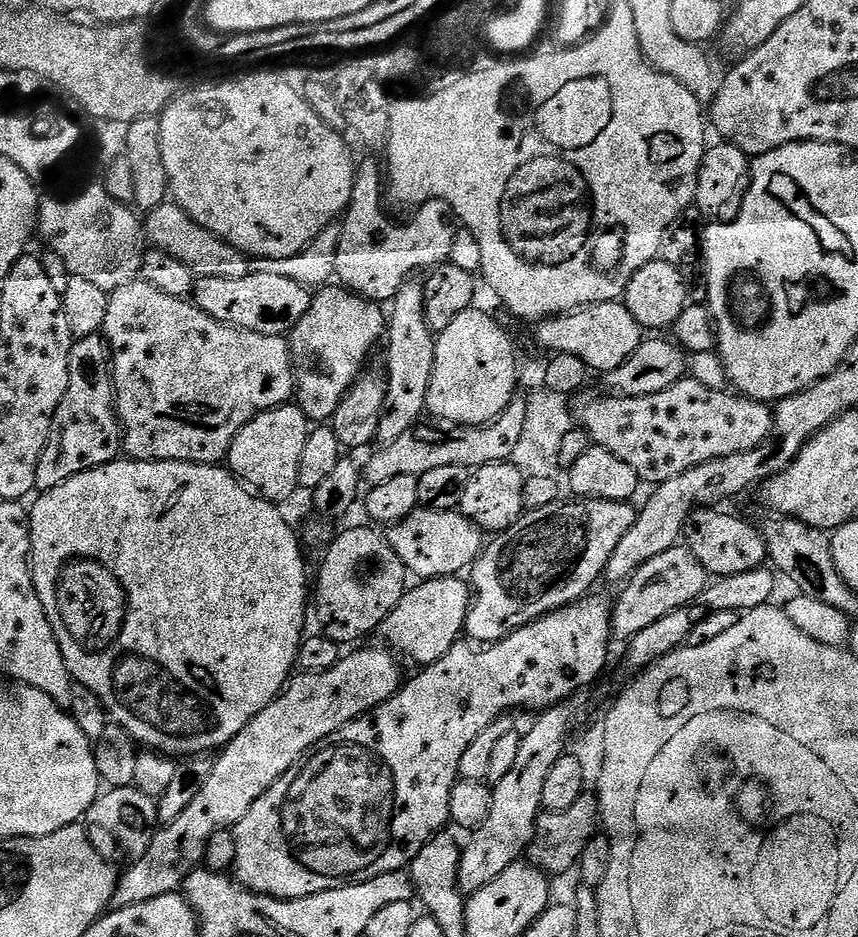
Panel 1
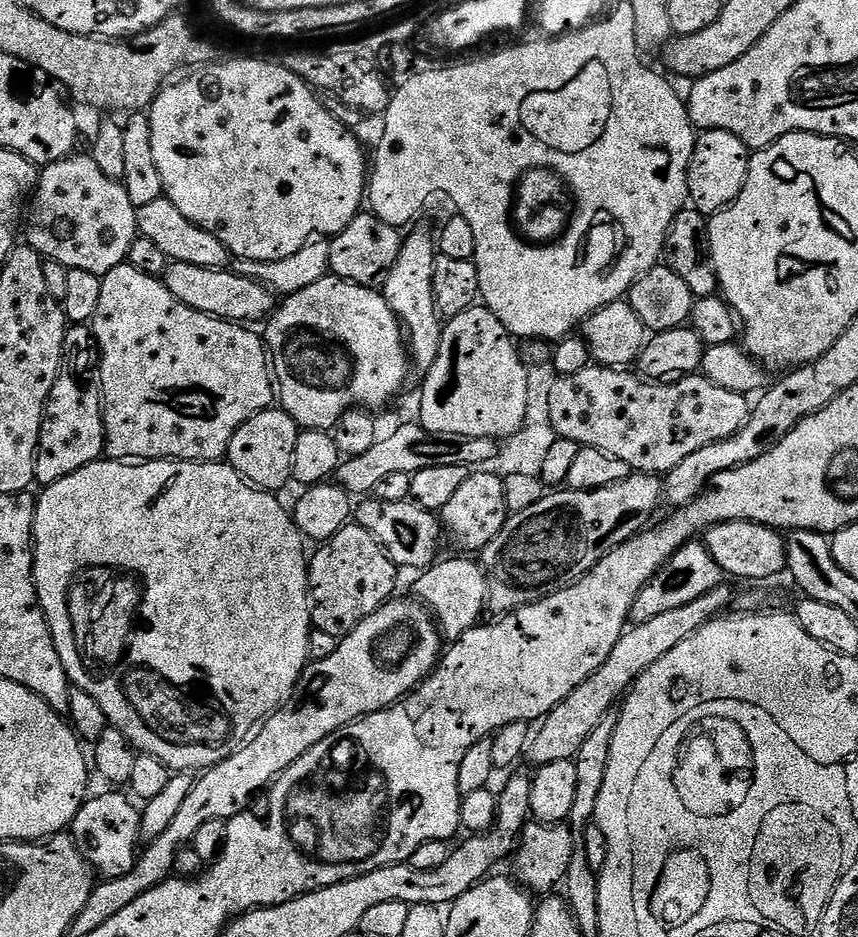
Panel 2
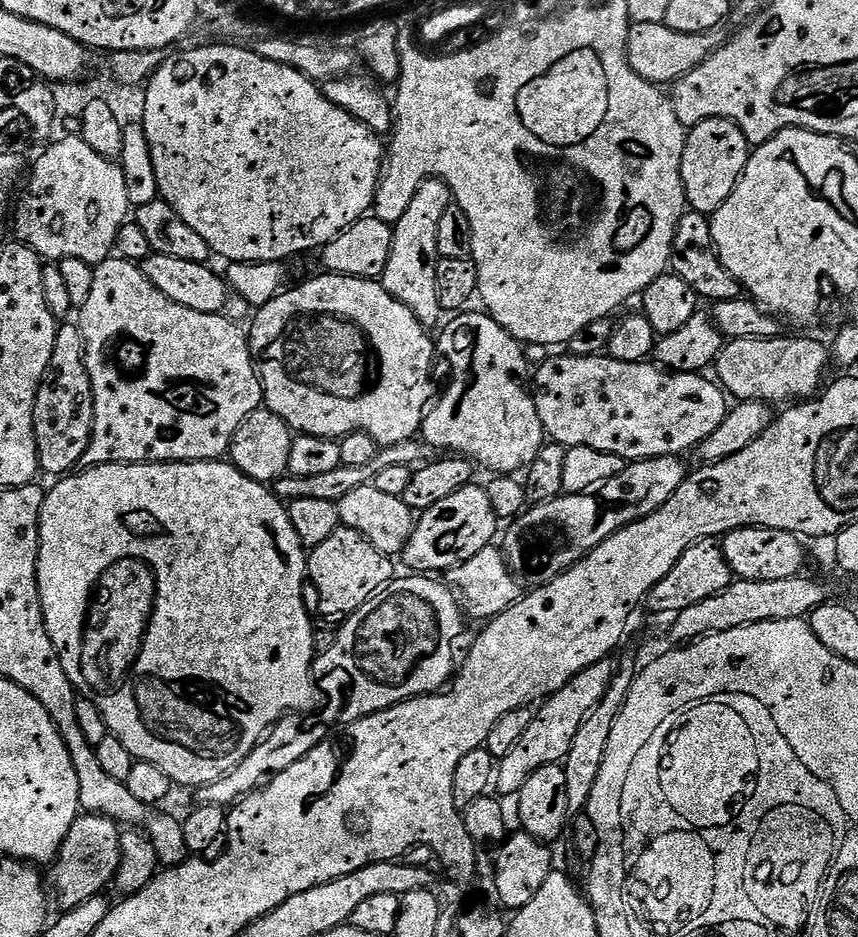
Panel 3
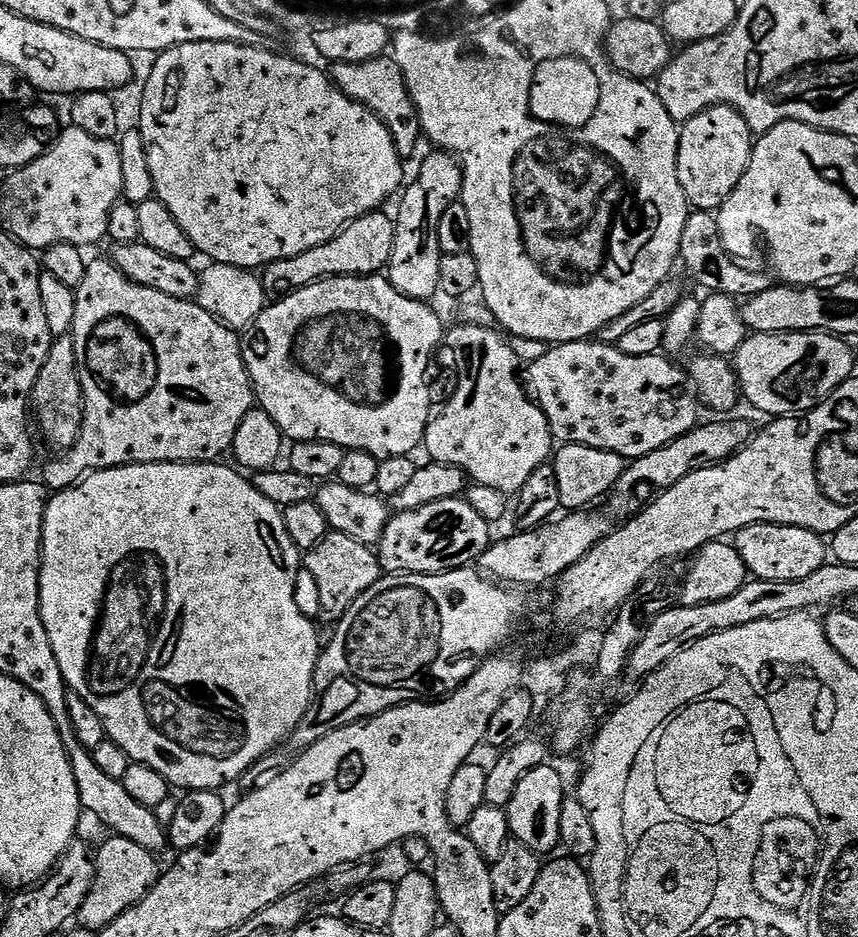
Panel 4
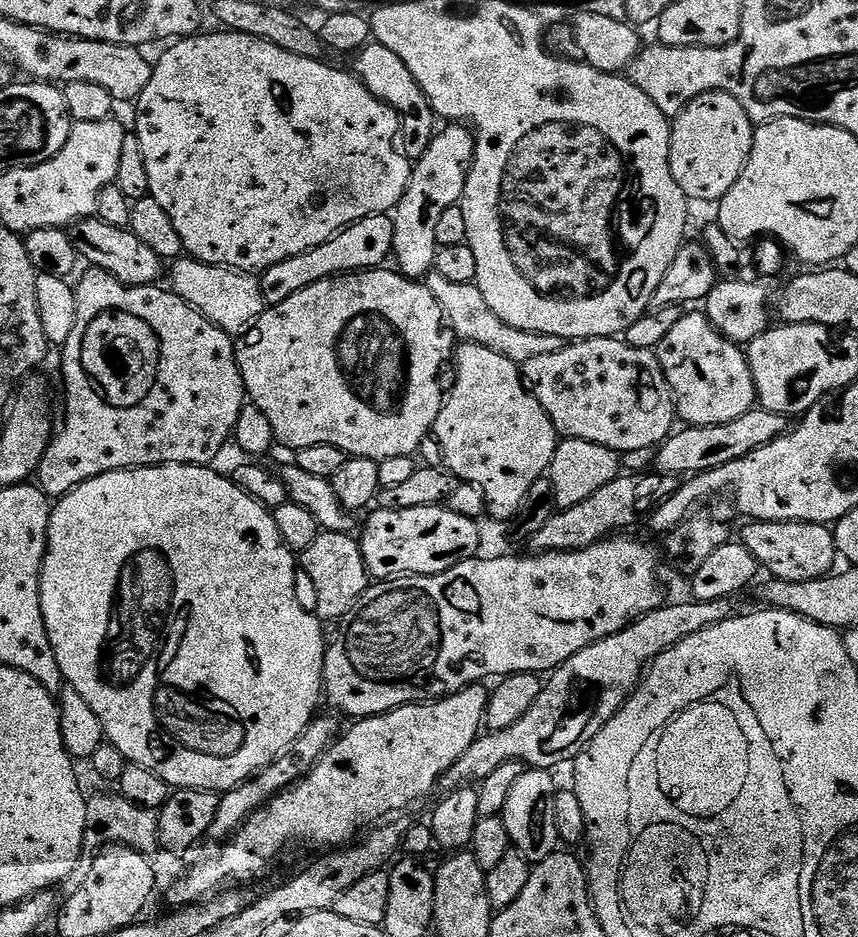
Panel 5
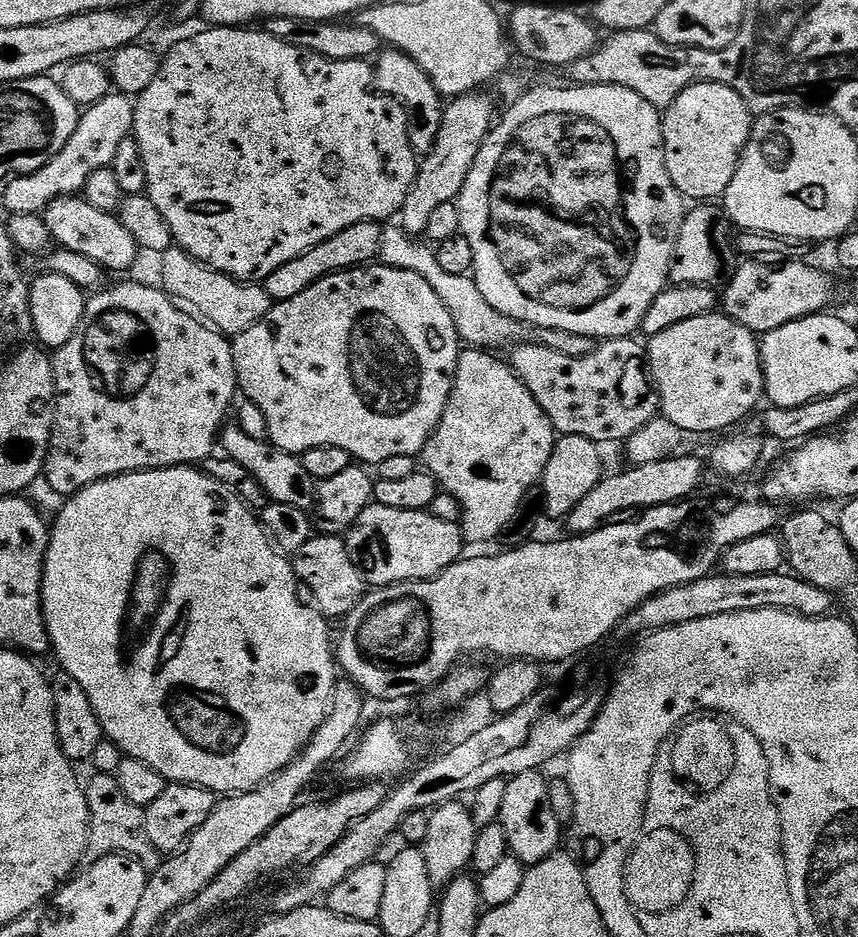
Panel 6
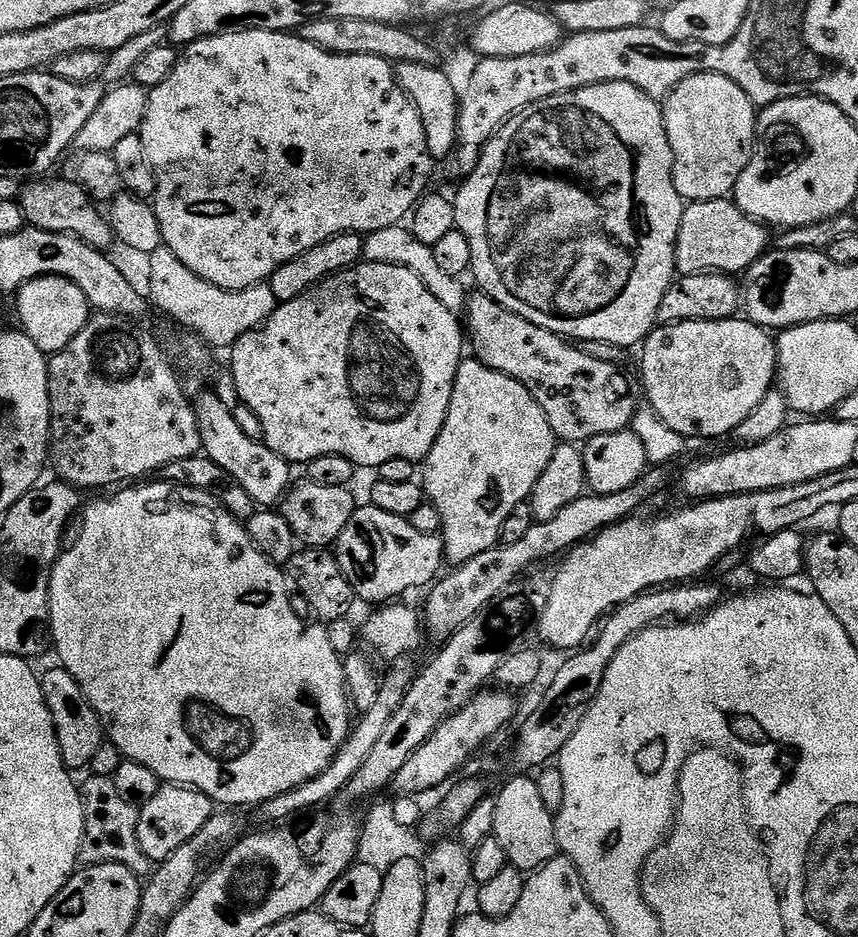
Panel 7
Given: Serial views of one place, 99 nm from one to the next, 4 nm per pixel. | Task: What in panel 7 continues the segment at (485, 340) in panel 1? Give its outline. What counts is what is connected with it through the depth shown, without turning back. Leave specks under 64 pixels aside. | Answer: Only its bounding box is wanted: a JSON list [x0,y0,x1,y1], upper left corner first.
[422,358,557,566]

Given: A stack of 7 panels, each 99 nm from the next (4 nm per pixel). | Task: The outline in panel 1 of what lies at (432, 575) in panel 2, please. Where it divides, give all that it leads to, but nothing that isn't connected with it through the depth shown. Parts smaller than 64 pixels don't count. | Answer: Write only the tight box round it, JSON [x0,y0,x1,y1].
[379,576,474,666]

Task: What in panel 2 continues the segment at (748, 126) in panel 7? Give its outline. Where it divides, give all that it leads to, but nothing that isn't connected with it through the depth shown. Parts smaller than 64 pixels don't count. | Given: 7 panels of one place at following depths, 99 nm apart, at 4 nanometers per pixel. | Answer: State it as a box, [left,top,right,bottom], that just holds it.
[688,130,750,217]

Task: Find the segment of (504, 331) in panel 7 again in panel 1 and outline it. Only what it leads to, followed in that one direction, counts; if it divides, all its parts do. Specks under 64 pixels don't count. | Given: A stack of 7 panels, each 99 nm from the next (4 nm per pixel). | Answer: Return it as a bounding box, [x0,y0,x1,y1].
[574,378,773,486]

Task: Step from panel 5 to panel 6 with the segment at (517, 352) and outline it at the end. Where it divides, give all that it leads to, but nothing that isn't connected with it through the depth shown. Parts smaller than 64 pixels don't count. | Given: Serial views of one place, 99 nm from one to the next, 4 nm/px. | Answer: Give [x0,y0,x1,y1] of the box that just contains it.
[379,226,598,358]

